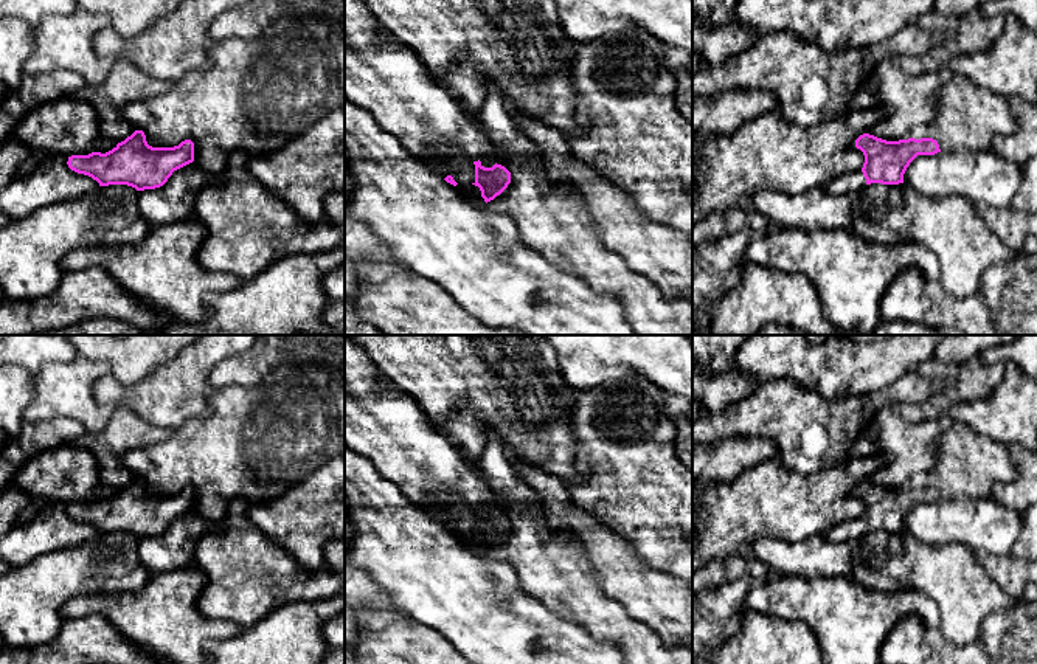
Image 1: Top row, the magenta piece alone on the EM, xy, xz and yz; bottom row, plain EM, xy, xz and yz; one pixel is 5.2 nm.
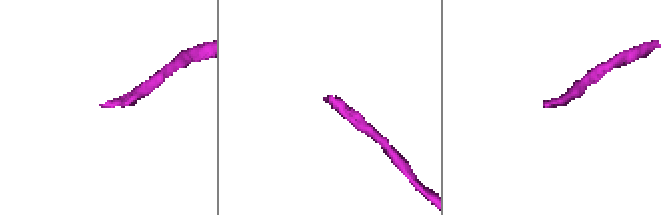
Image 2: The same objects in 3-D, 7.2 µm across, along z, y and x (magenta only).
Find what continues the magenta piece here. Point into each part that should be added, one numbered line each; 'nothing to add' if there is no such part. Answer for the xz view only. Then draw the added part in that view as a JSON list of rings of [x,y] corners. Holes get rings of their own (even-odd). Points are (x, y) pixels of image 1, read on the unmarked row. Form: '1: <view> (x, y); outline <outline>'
1: xz (385, 425); outline [[[345,335],[345,444],[369,459],[380,476],[393,481],[418,507],[460,495],[472,509],[492,504],[487,481],[435,430],[421,406],[385,379],[374,361]]]

